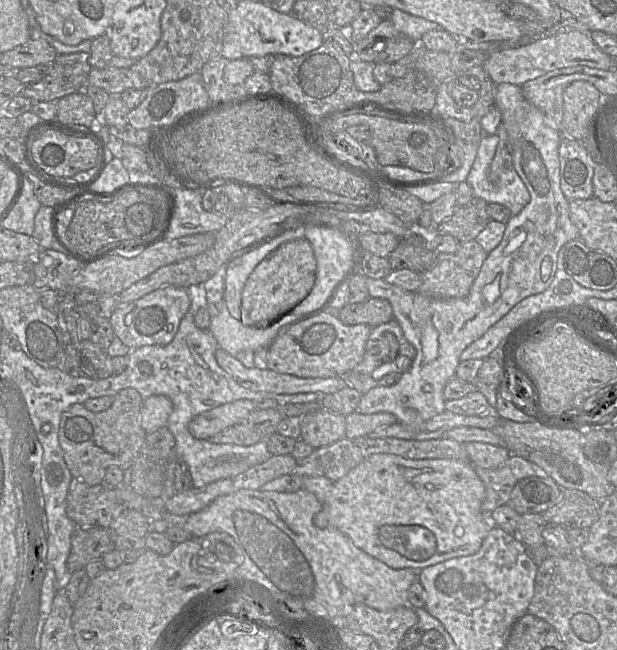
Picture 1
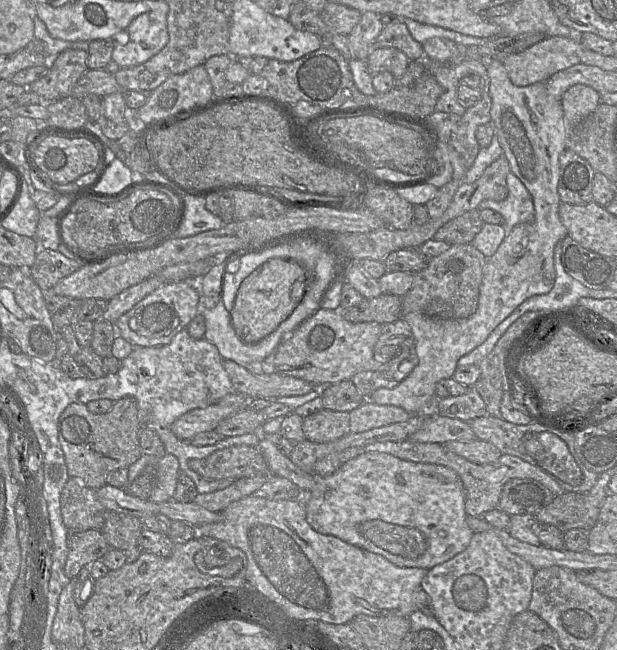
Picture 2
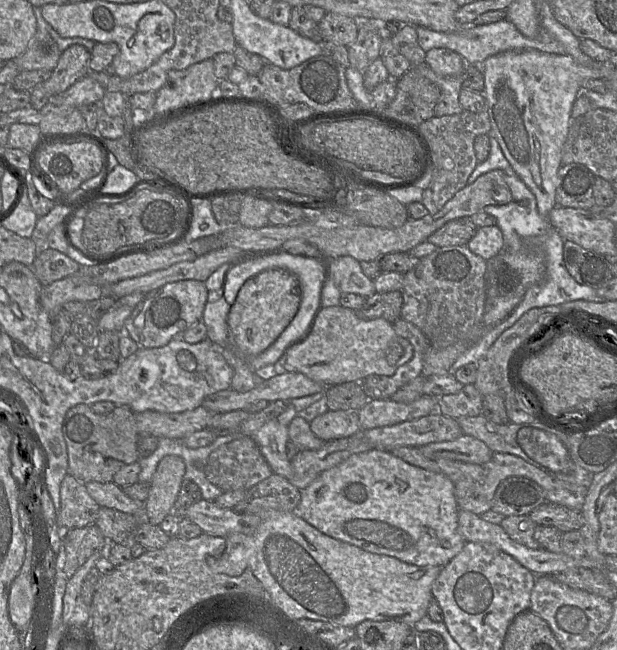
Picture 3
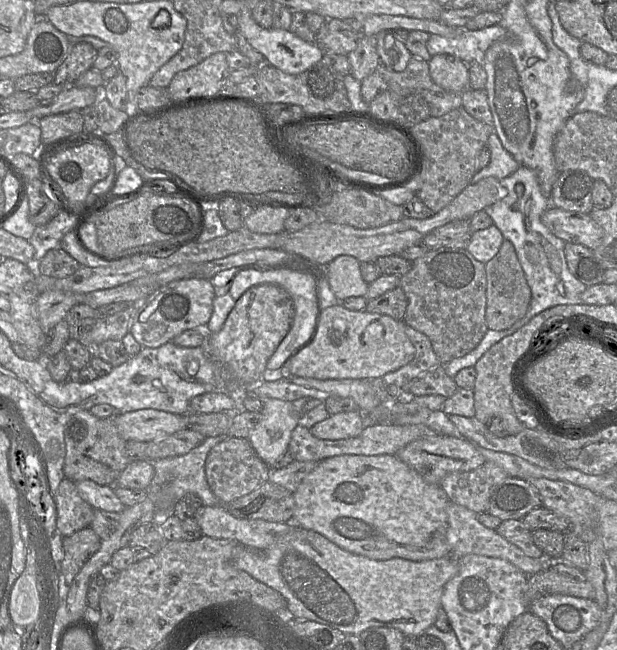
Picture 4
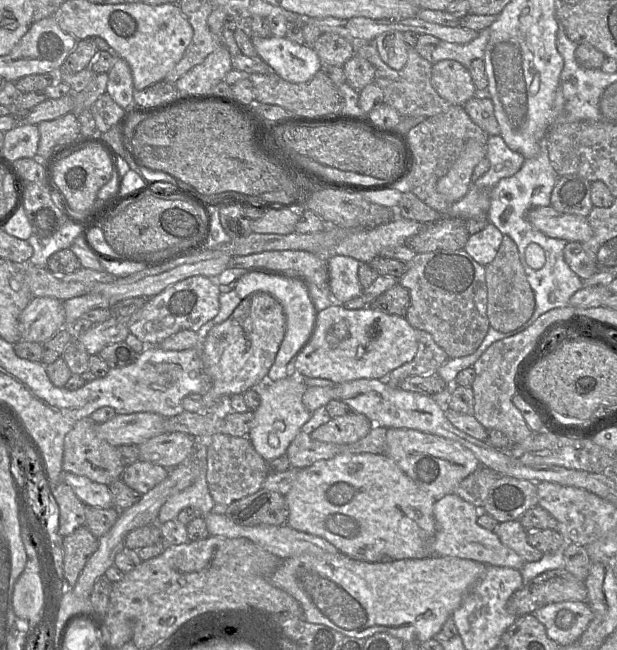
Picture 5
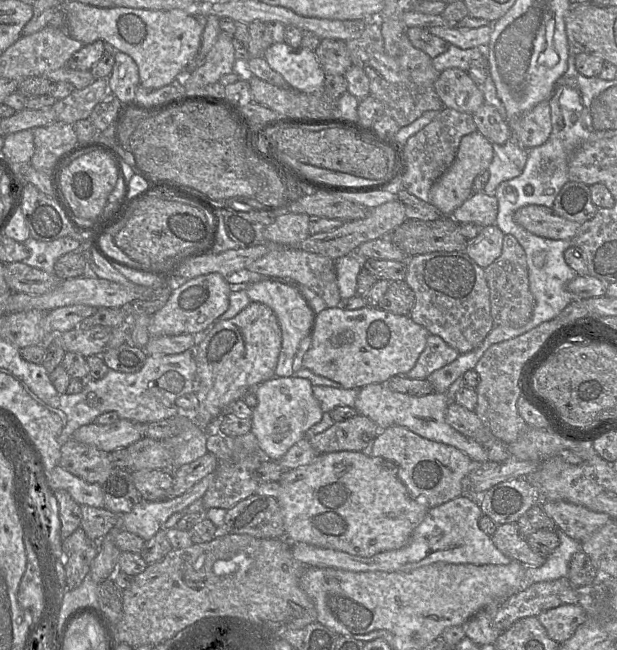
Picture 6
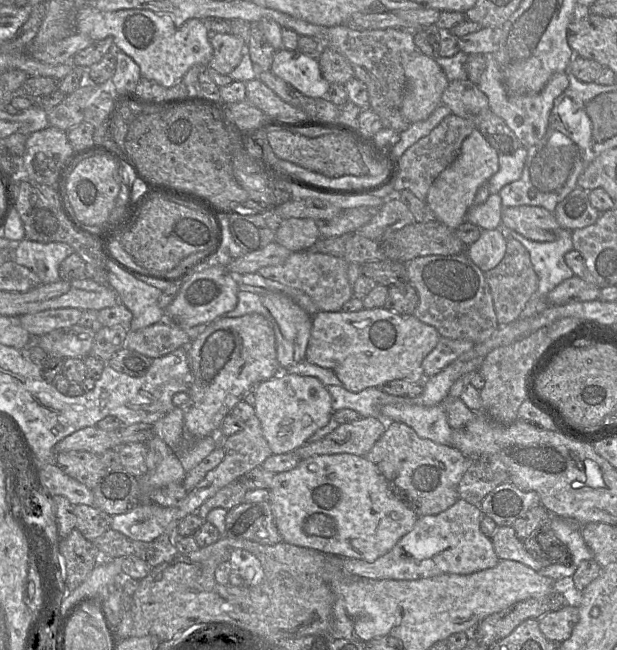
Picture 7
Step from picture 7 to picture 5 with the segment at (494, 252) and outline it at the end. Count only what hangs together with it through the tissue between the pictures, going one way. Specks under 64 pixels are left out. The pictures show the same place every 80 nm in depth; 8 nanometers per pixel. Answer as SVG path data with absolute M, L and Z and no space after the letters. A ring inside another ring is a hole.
M488 223L482 231L470 235L463 248L479 265L490 264L499 250L503 234L492 223Z

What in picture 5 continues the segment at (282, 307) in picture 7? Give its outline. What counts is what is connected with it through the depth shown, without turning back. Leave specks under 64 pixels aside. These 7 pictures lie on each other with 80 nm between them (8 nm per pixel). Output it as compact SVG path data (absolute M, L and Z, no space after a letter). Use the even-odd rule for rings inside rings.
M253 271L244 274L236 281L235 291L241 299L256 292L265 292L280 302L286 316L286 334L273 365L286 366L308 343L314 319L317 317L318 311L307 290L295 280Z

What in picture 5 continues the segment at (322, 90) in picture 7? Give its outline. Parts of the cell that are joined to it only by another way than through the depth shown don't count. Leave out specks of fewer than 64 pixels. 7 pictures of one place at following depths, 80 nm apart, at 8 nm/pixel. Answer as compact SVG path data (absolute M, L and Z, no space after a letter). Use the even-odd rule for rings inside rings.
M286 37L250 38L258 56L288 82L306 82L323 67L312 46L297 44Z

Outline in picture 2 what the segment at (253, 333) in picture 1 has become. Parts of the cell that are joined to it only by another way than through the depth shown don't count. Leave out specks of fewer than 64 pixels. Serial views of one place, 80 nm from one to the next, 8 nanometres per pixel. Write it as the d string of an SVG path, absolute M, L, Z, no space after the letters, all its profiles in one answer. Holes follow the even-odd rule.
M221 298L214 308L203 308L201 309L200 313L204 316L206 323L206 333L204 338L206 338L209 342L213 343L217 347L220 355L224 360L232 360L240 366L248 369L253 374L276 373L275 367L272 362L272 353L284 339L284 333L290 331L295 322L297 322L299 319L298 309L296 308L294 313L292 313L277 327L276 330L274 330L267 337L263 338L257 343L247 344L237 336L232 325L231 315L226 310ZM265 359L267 360L262 367L261 362L263 362ZM253 362L255 362L255 365L253 367L250 367L249 364Z

